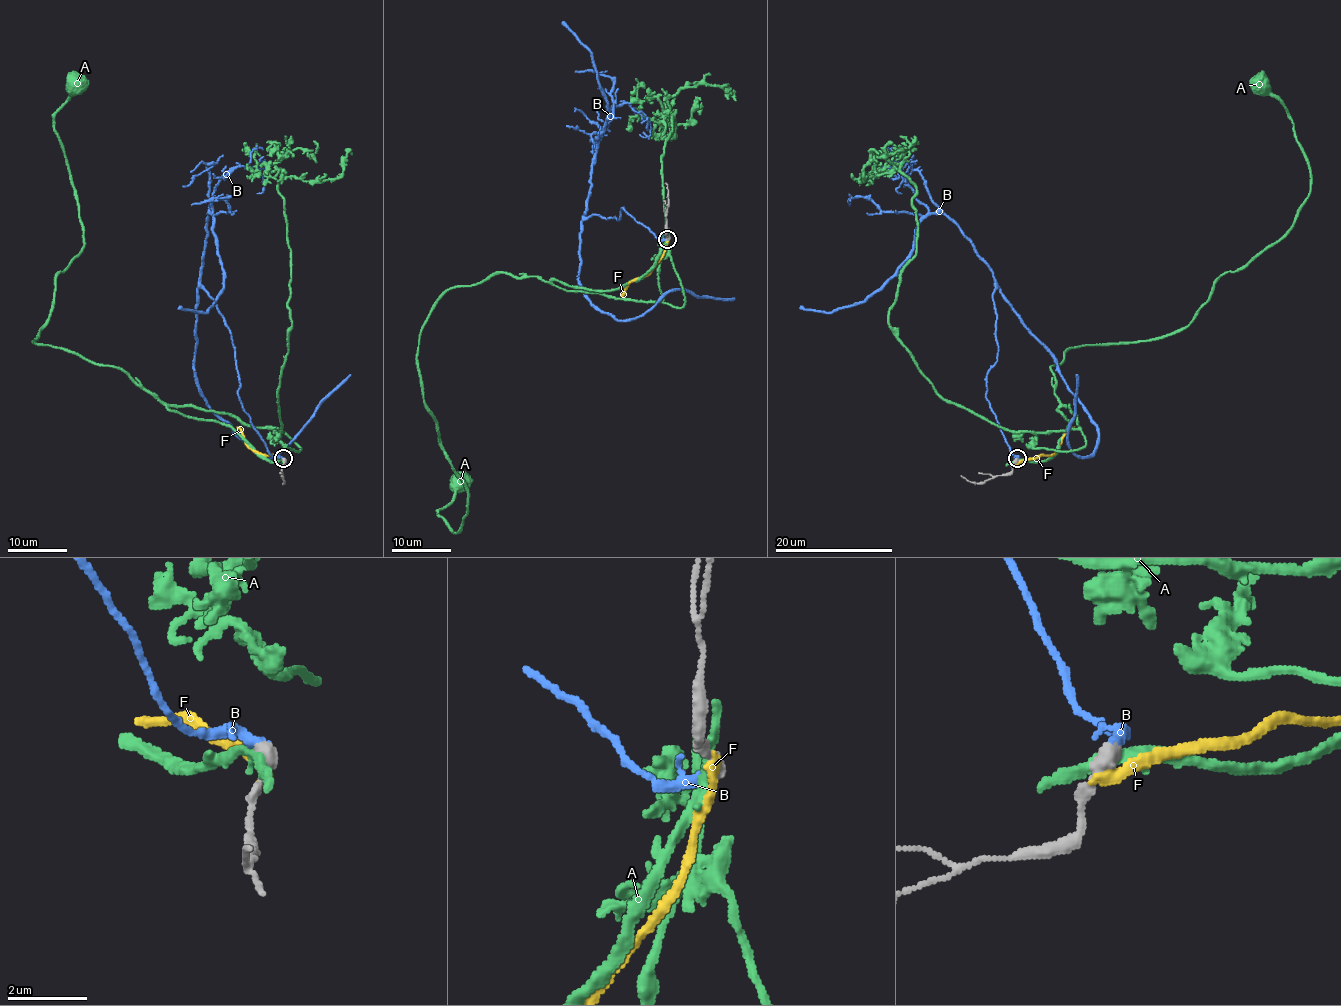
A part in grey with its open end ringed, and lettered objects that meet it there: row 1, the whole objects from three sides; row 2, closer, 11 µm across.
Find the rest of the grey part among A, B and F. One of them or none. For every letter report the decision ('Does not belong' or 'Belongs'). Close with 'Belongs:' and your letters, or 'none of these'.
A: Does not belong
B: Belongs
F: Does not belong
Belongs: B

